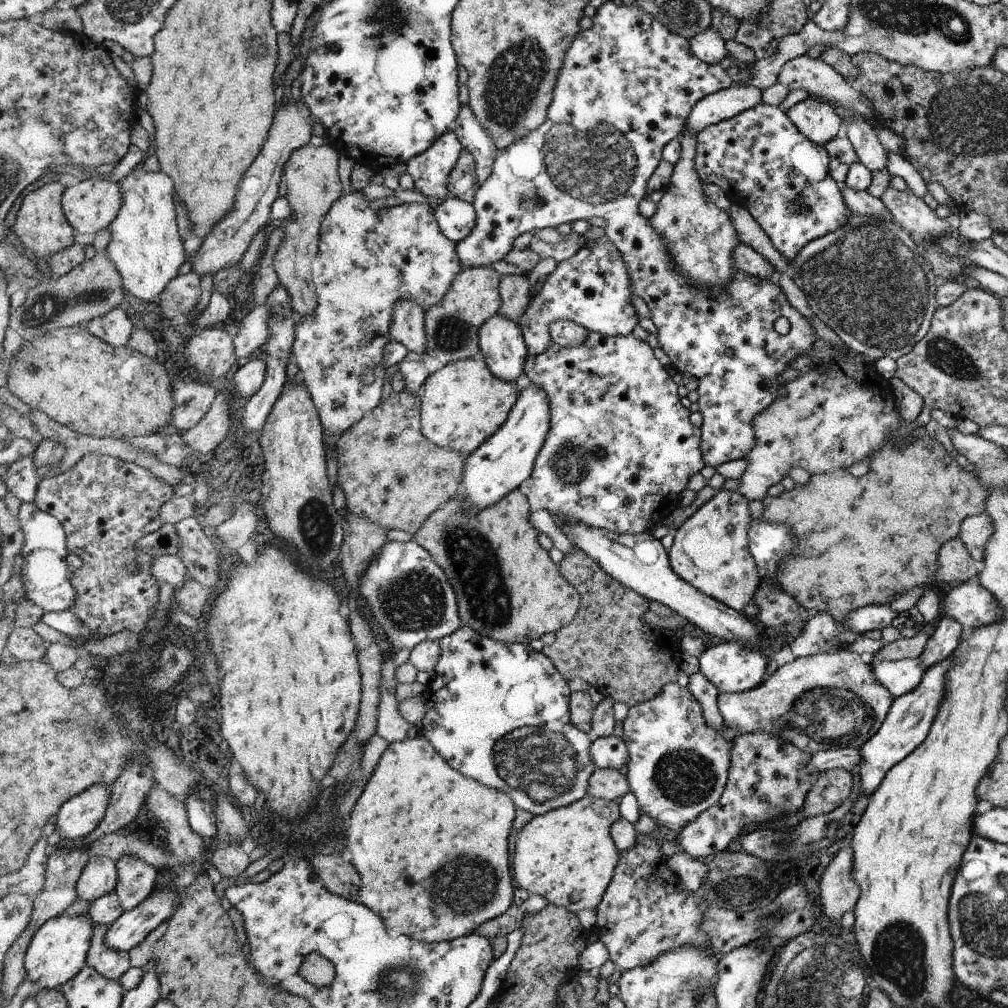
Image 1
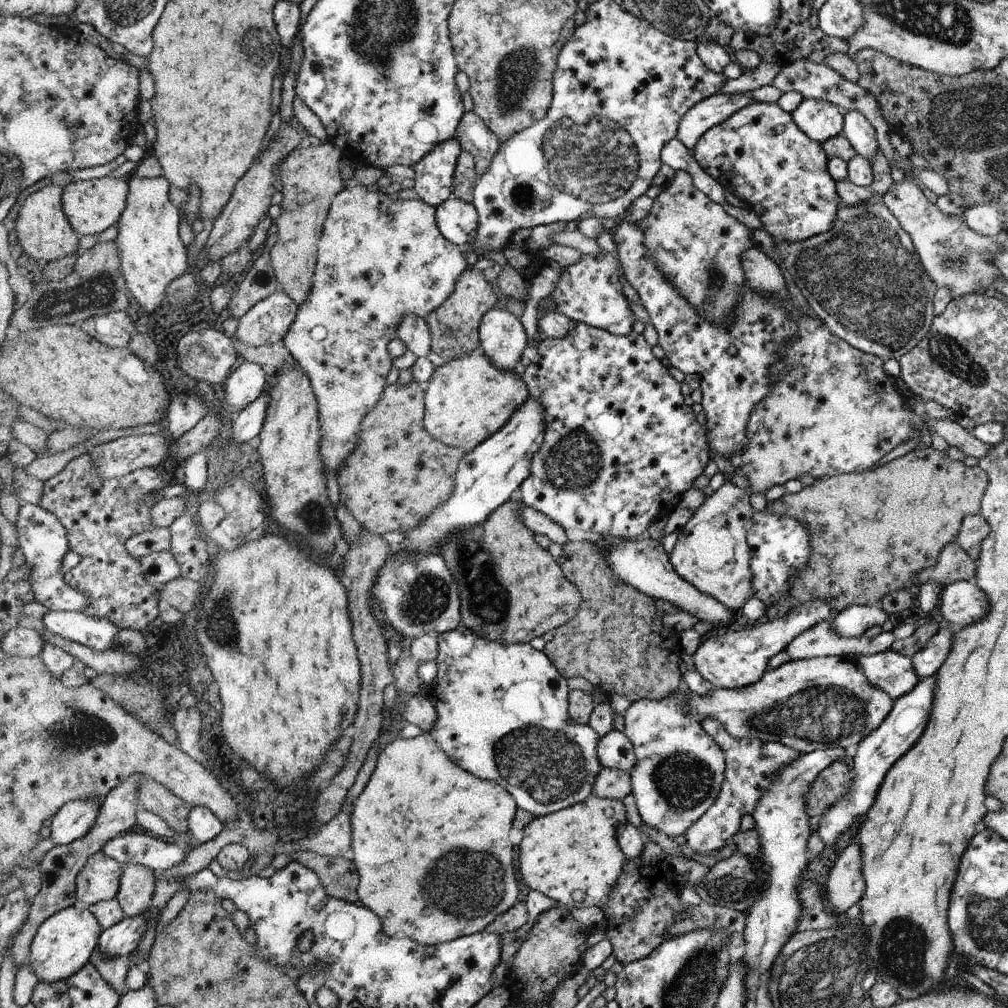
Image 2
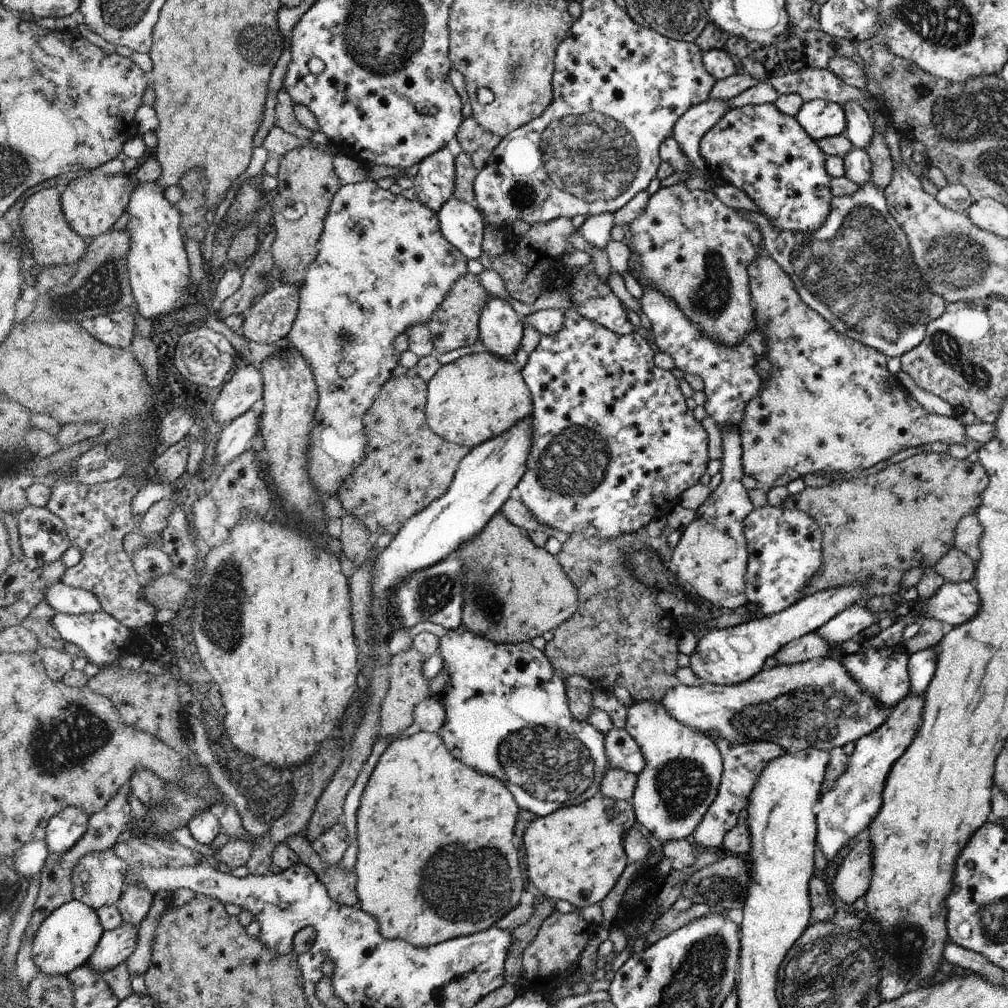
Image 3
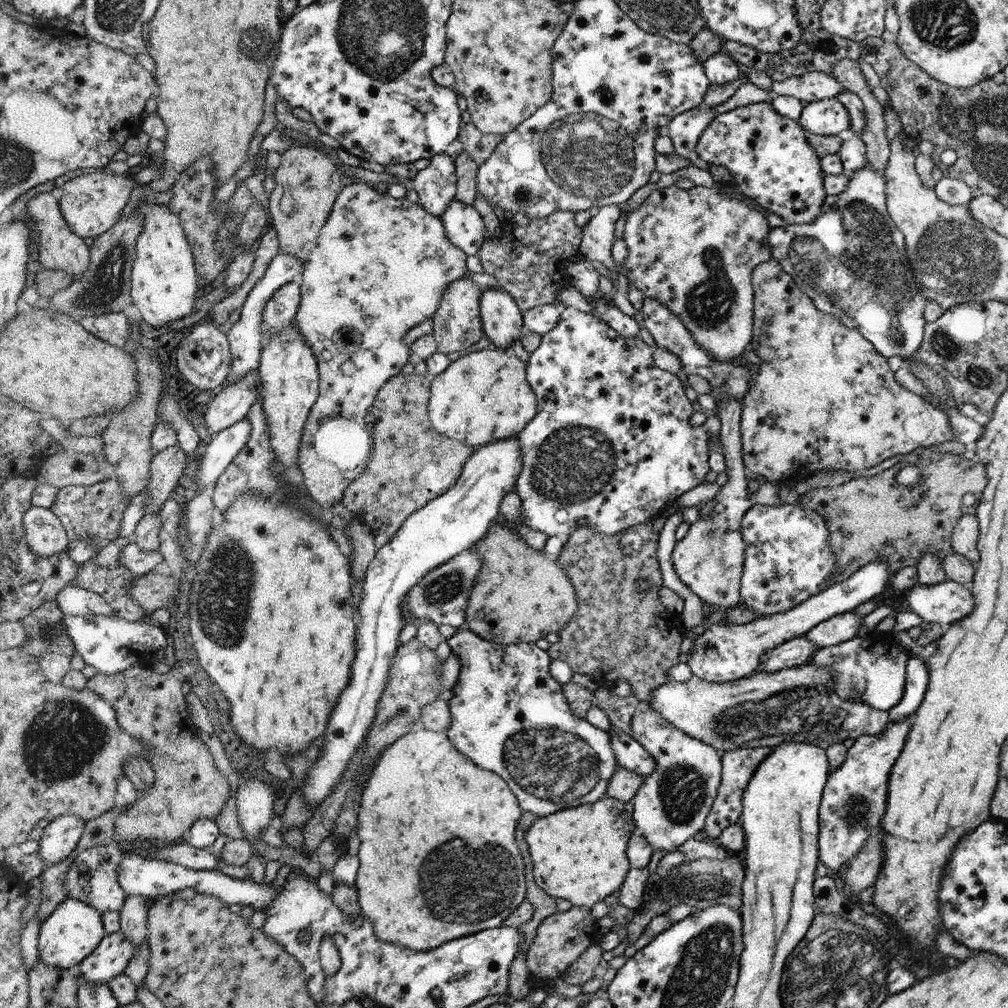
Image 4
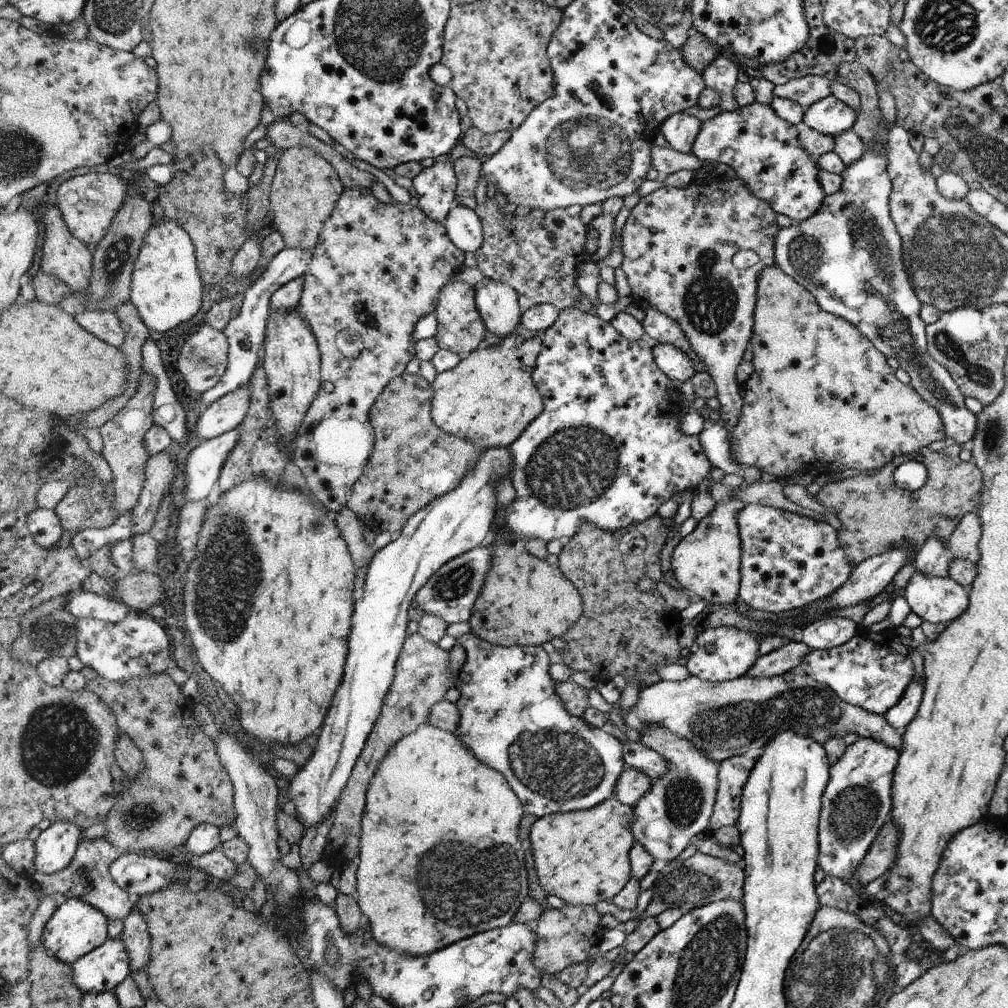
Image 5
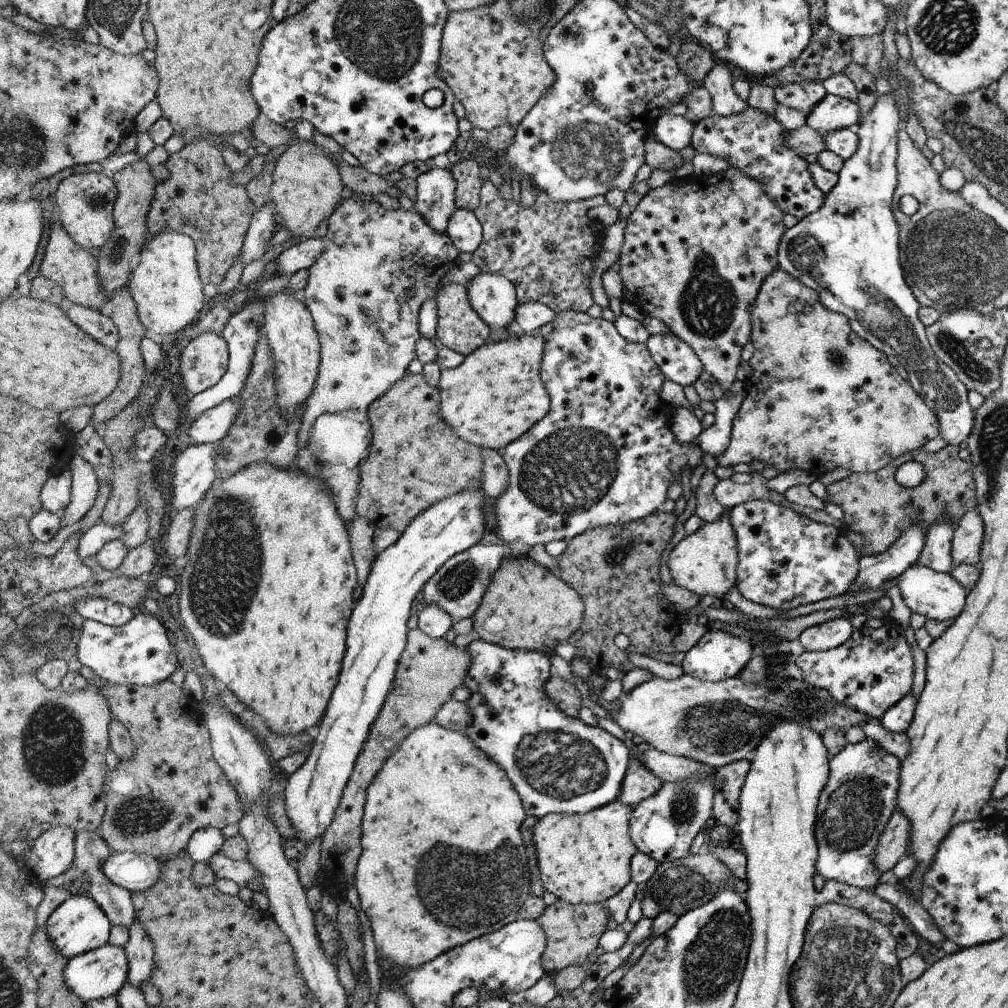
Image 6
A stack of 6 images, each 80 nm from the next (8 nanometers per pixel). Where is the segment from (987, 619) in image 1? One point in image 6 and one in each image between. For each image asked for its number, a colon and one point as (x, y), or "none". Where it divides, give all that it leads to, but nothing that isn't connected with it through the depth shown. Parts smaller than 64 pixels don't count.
2: (961, 603)
3: (953, 603)
4: (947, 602)
5: (937, 600)
6: (938, 596)

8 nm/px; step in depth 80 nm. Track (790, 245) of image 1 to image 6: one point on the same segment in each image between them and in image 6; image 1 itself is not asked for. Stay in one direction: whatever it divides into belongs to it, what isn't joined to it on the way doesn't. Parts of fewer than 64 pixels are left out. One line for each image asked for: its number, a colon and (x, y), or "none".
2: (779, 172)
3: (757, 148)
4: (770, 158)
5: (764, 150)
6: (754, 142)

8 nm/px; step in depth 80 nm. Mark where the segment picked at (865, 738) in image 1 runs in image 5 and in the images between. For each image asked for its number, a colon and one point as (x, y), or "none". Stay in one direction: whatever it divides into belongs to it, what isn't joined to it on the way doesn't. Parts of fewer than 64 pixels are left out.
2: (811, 704)
3: (817, 703)
4: (797, 705)
5: (727, 718)

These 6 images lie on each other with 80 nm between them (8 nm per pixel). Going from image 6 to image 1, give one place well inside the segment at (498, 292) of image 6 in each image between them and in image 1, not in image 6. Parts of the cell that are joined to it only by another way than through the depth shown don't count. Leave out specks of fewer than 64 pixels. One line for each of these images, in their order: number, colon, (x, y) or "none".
1: (504, 349)
2: (503, 339)
3: (501, 330)
4: (502, 322)
5: (498, 304)

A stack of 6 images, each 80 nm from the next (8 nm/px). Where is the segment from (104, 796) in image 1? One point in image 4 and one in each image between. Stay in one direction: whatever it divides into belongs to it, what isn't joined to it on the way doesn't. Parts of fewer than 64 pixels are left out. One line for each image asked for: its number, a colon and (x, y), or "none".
2: (78, 818)
3: (65, 830)
4: (61, 837)

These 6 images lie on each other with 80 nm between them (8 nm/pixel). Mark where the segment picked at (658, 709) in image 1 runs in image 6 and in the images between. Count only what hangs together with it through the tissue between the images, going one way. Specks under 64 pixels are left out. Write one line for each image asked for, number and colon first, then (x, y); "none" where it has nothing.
2: (679, 771)
3: (681, 778)
4: (671, 804)
5: (677, 807)
6: (664, 824)

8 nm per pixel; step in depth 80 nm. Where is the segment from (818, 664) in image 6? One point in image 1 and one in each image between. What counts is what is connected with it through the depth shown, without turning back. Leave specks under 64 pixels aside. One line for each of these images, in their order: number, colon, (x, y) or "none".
1: (900, 677)
2: (894, 673)
3: (884, 674)
4: (872, 668)
5: (872, 670)

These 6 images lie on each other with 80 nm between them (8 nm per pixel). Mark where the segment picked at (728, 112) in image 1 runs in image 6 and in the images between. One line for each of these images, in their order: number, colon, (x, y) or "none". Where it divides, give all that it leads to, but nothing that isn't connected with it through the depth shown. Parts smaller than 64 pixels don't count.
2: (713, 110)
3: (689, 130)
4: (685, 130)
5: (680, 130)
6: (675, 131)

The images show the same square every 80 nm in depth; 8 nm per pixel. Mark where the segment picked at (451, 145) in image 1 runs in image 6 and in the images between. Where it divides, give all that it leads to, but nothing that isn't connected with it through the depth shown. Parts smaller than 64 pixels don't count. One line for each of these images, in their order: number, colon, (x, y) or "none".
2: (434, 173)
3: (434, 183)
4: (434, 184)
5: (434, 185)
6: (435, 188)

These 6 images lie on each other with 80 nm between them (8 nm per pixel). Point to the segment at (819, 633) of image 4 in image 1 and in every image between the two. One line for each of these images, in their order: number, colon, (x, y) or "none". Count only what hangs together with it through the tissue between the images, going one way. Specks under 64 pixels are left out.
1: (872, 617)
2: (852, 622)
3: (850, 623)

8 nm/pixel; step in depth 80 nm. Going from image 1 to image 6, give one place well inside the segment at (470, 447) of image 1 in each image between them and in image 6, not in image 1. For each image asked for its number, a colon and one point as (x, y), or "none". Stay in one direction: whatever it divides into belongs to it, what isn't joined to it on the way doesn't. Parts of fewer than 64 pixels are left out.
2: (468, 399)
3: (477, 397)
4: (483, 397)
5: (489, 398)
6: (496, 395)

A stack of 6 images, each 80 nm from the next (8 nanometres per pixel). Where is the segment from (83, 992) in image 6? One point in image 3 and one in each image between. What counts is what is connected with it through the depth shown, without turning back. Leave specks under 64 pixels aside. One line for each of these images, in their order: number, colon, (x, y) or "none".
3: (117, 946)
4: (112, 958)
5: (103, 970)

